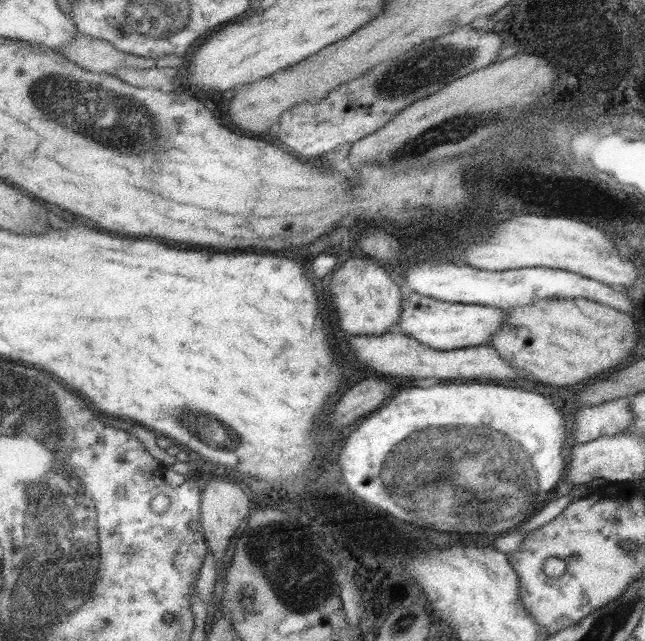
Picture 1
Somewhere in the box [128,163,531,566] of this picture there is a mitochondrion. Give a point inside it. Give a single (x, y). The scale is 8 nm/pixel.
(197, 419)

